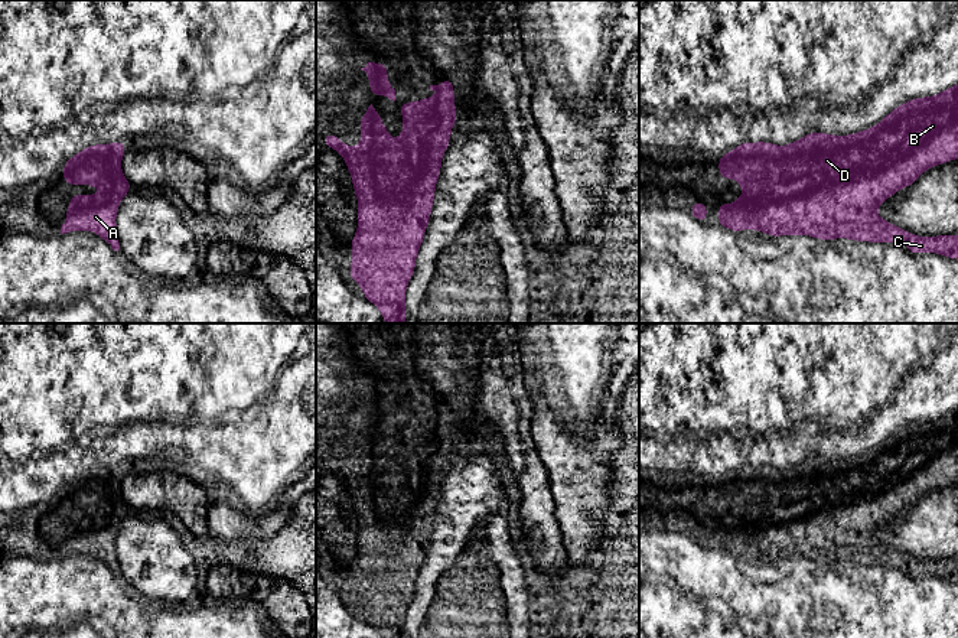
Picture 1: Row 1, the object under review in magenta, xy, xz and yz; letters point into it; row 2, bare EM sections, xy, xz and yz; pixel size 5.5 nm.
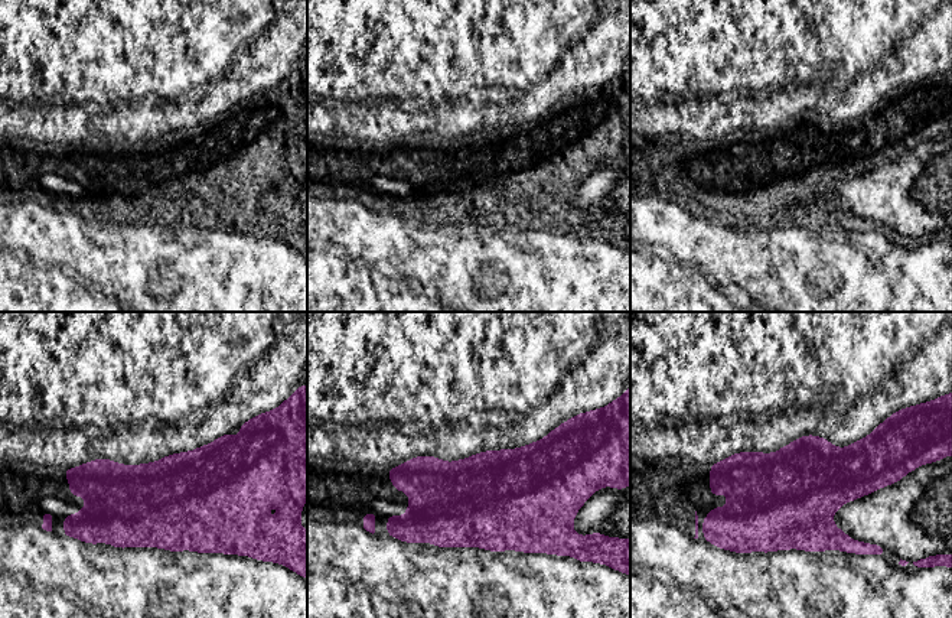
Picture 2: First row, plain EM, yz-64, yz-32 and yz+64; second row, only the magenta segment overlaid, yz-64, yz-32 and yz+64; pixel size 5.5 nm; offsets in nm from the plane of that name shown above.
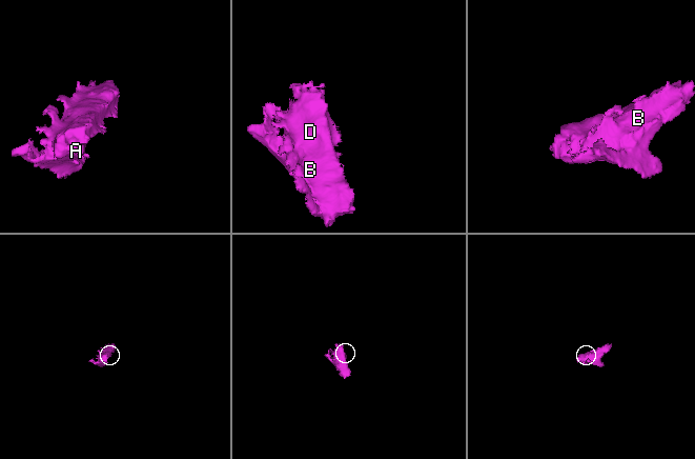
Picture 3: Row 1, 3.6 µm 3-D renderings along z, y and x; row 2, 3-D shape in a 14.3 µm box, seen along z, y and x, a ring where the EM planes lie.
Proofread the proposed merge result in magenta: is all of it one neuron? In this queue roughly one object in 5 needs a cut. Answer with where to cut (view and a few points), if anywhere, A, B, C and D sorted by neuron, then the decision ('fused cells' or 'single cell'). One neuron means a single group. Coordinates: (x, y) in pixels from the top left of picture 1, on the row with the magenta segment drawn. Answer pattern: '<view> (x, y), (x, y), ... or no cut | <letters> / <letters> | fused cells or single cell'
no cut | A B C D | single cell

